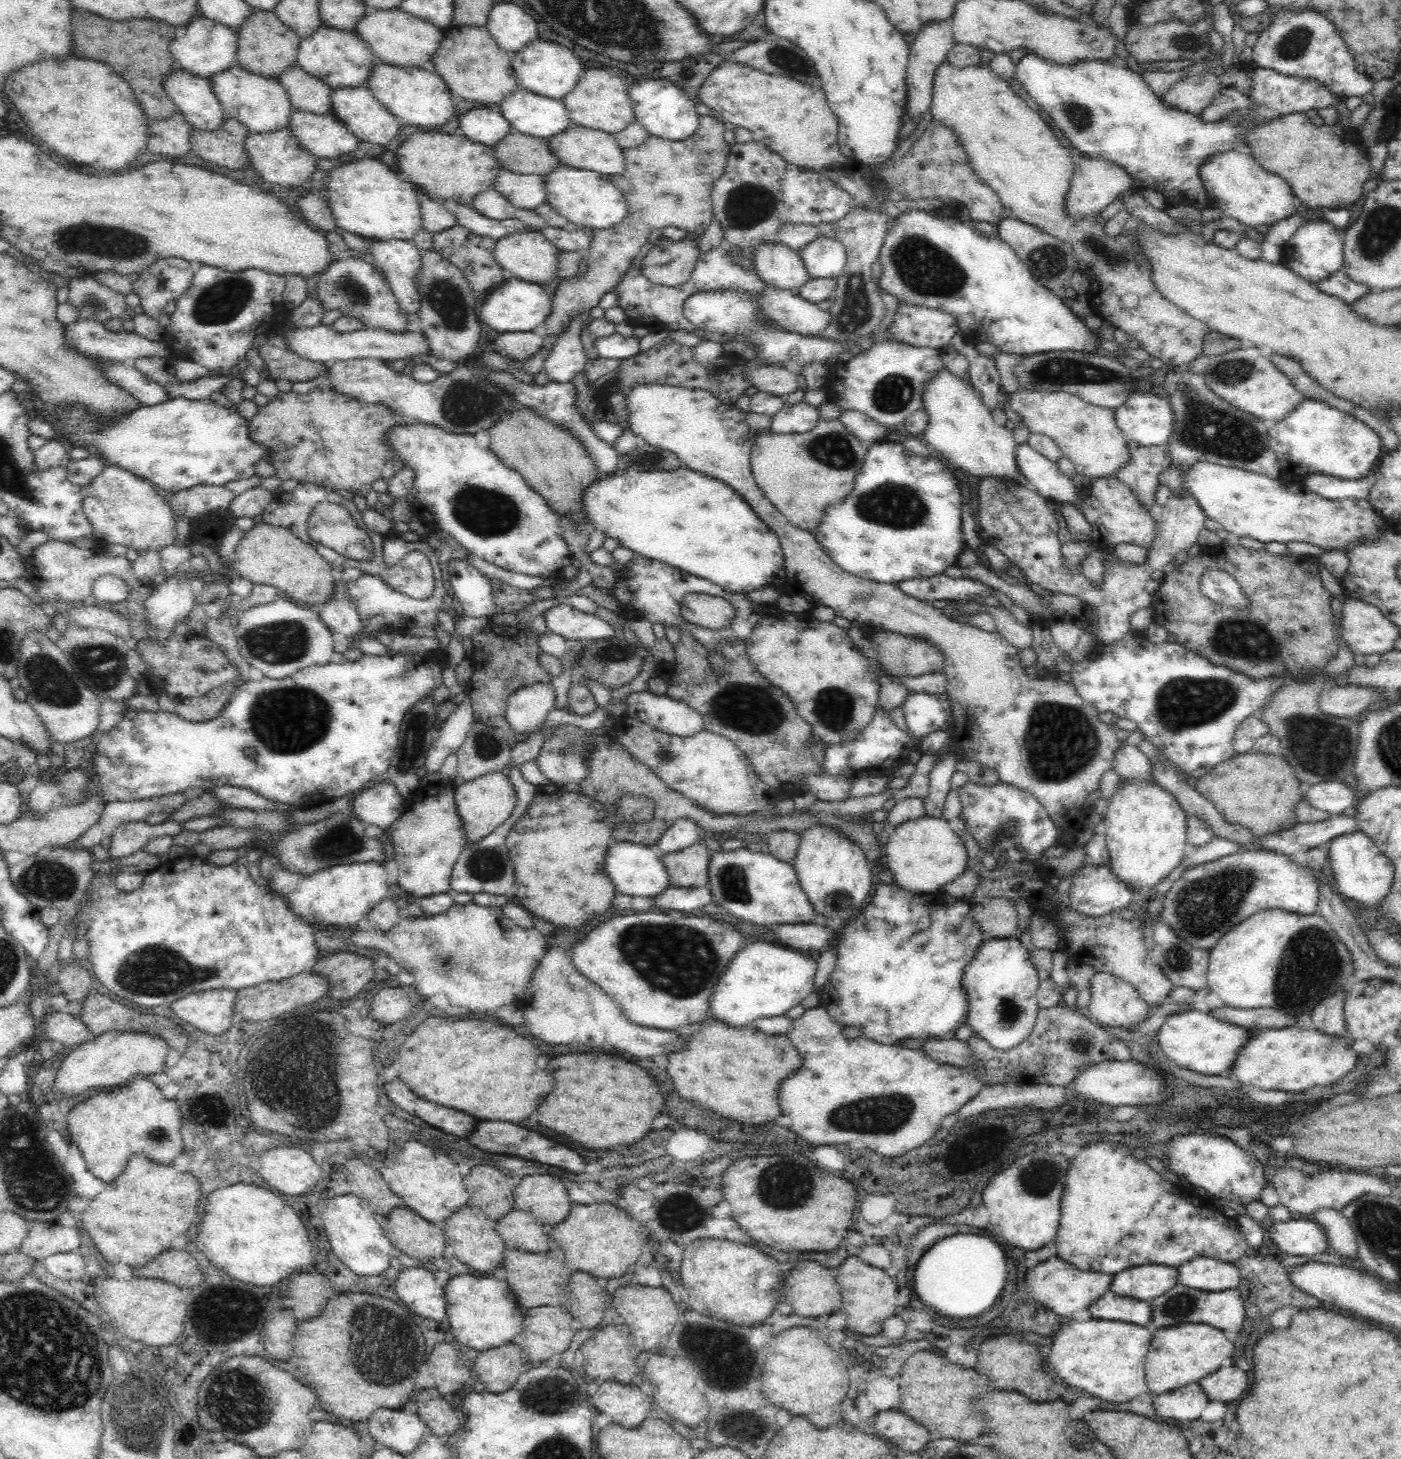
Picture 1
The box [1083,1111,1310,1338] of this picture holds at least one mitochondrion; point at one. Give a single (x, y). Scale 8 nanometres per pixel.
(1180, 1306)

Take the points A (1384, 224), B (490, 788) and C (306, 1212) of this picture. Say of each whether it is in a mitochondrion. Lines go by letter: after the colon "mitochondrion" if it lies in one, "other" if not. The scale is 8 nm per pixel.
A: mitochondrion
B: other
C: other

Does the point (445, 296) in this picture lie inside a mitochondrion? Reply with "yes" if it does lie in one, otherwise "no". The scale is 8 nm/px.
yes

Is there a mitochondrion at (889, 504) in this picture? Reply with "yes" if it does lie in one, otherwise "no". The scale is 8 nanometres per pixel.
yes

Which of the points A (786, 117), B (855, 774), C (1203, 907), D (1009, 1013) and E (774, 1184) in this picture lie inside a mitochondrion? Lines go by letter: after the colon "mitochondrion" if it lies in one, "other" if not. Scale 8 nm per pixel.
A: other
B: other
C: mitochondrion
D: mitochondrion
E: mitochondrion

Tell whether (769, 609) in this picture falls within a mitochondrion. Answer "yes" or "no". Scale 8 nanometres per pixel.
no

